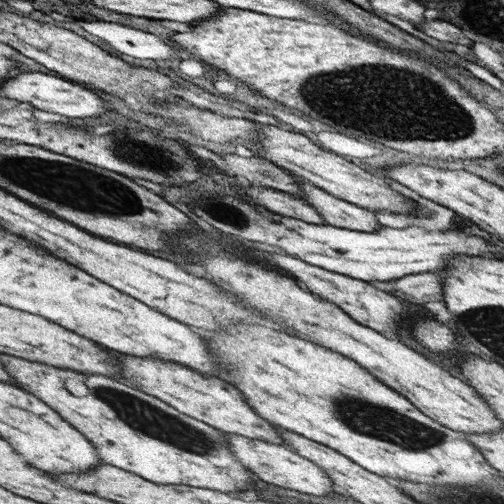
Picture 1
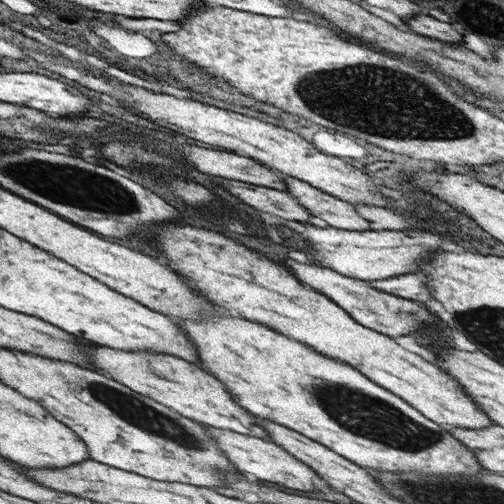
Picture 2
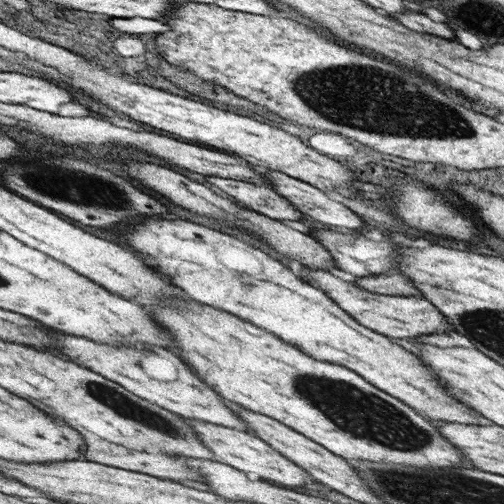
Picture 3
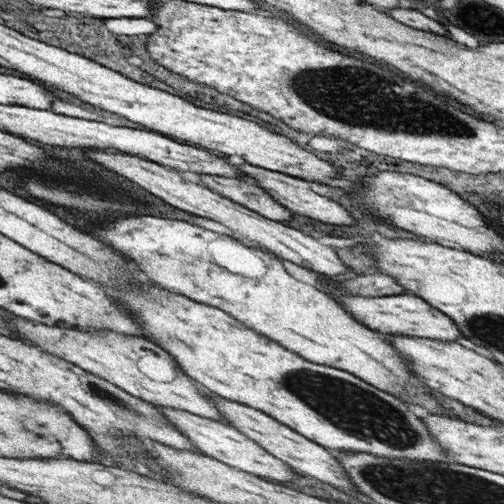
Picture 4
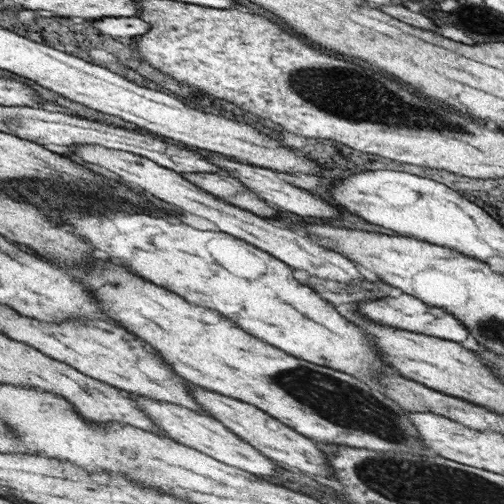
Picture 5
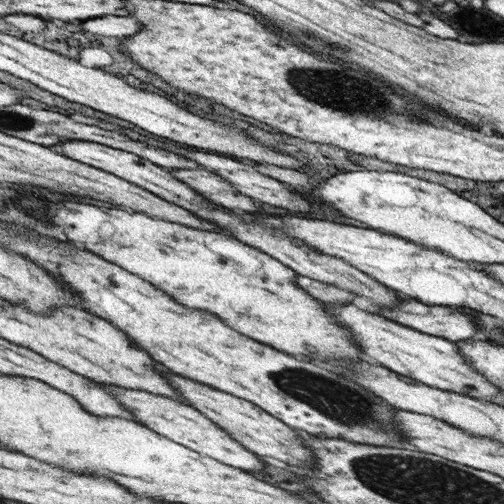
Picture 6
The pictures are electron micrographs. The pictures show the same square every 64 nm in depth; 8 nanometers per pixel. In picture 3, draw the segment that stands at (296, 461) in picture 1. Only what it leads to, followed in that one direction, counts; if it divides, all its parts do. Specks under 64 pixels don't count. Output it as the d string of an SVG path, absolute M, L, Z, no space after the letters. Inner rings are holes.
M187 420L187 422L199 434L203 444L213 452L215 460L225 464L225 466L231 466L231 468L235 468L235 470L251 476L251 478L257 478L261 482L281 484L287 490L301 488L309 480L309 472L305 472L301 466L297 466L295 462L291 462L289 458L285 458L283 454L279 454L275 448L271 448L267 442L263 442L261 438L257 438L253 434L231 430L231 428L225 428L225 426L207 424L207 422L201 422L201 420Z

